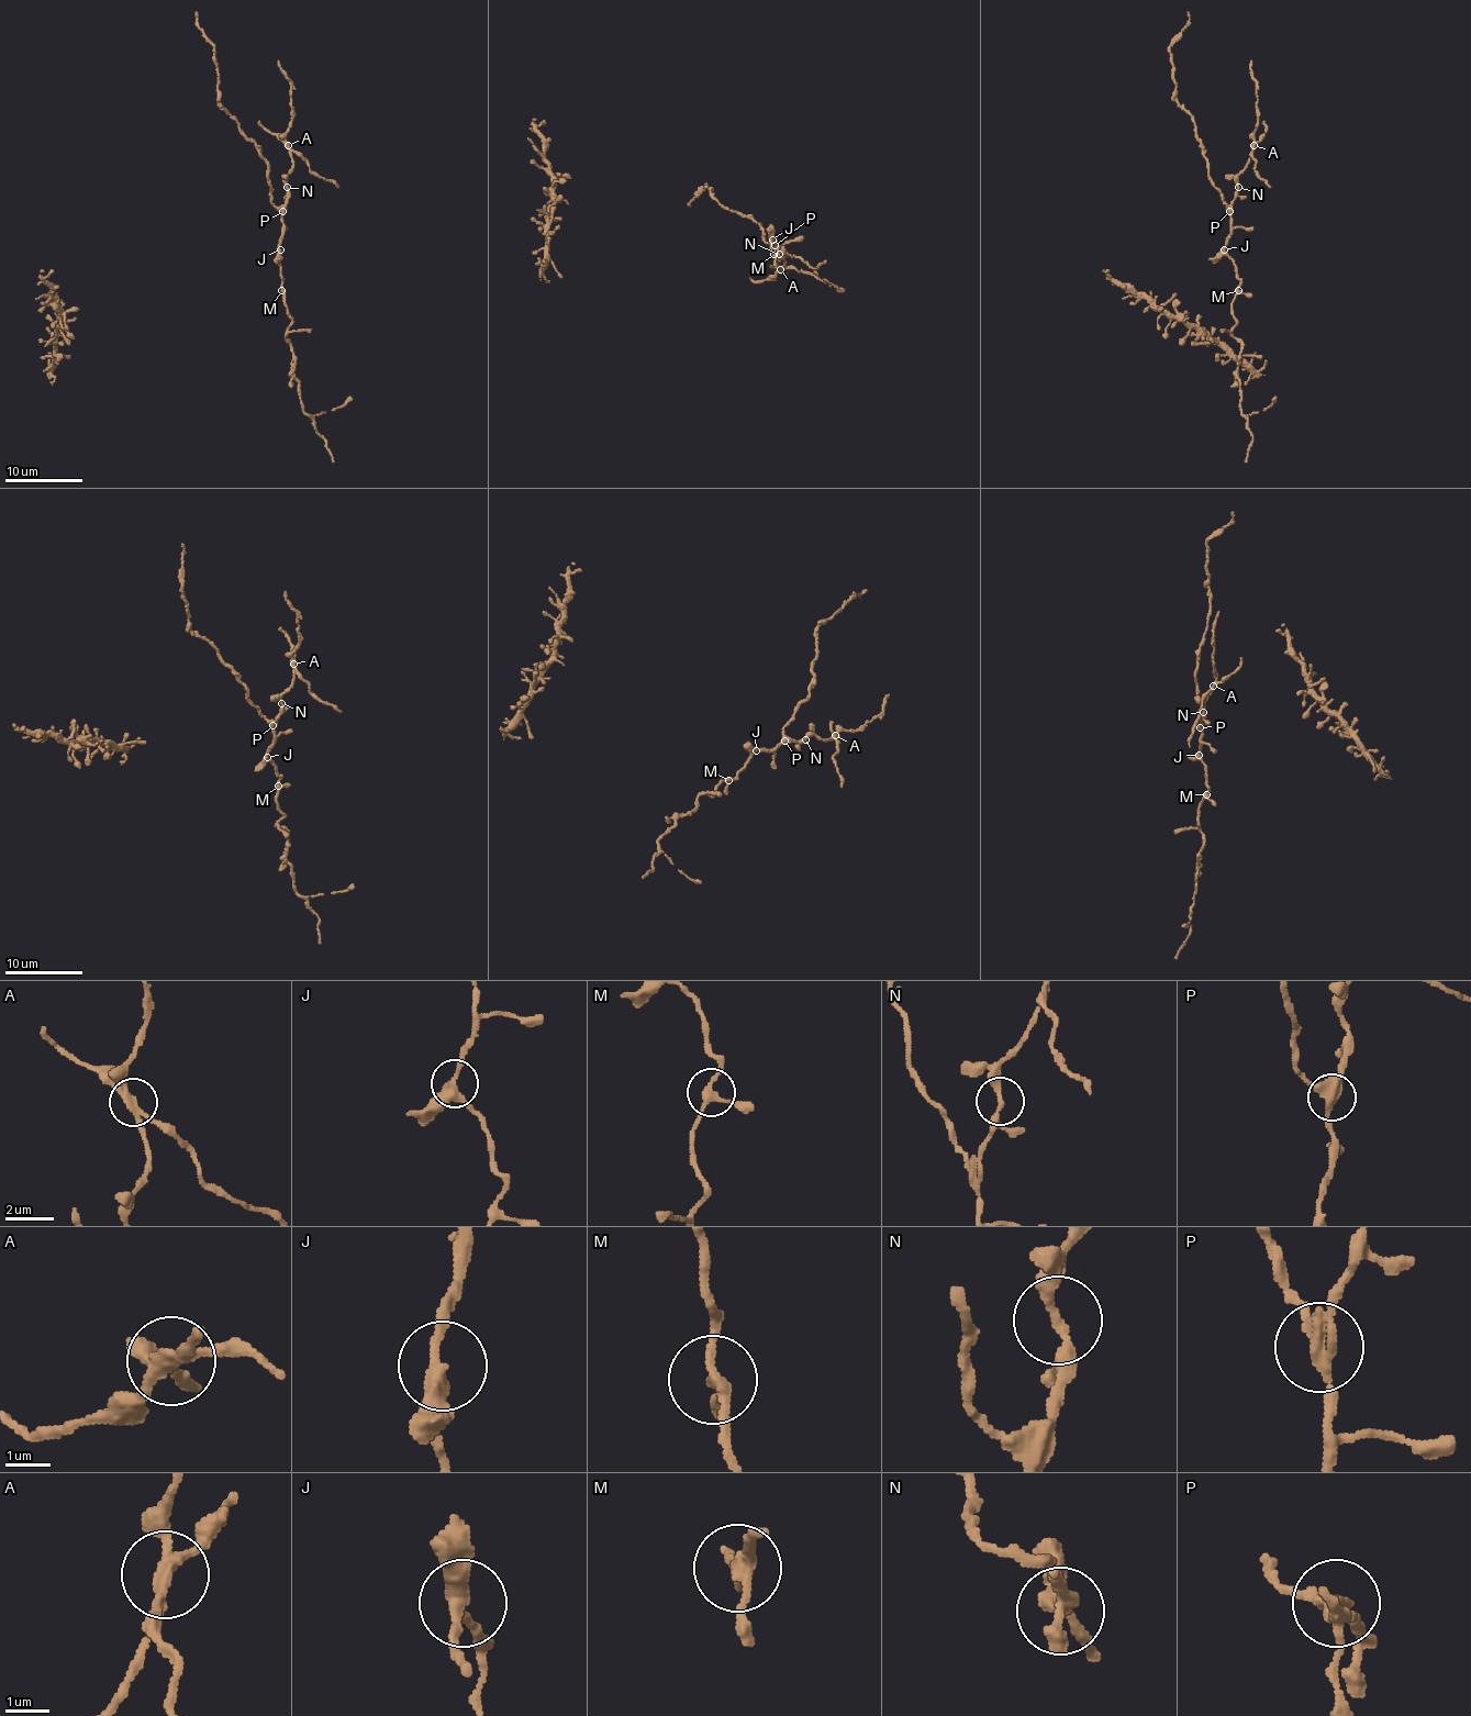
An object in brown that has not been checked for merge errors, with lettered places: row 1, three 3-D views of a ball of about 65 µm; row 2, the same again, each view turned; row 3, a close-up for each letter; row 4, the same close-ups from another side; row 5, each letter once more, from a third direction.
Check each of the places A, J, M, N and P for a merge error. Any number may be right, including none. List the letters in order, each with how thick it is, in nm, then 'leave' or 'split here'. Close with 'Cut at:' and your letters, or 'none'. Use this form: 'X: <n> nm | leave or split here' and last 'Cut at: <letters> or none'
A: 260 nm | split here
J: 320 nm | leave
M: 220 nm | leave
N: 200 nm | leave
P: 300 nm | split here
Cut at: A, P

